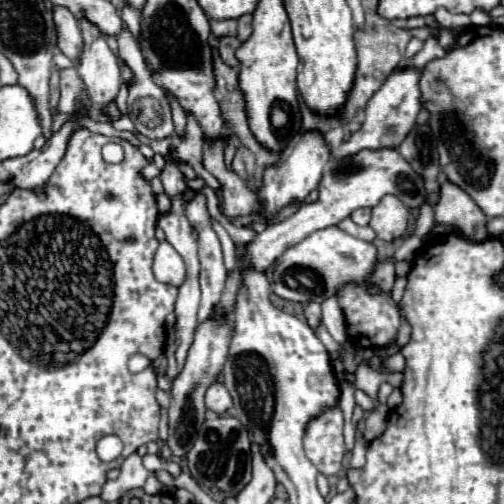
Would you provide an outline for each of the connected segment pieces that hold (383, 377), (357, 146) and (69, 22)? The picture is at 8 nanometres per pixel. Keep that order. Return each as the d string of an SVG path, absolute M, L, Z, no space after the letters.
M360 363L356 369L356 387L368 393L372 399L376 399L380 383L388 382L392 386L399 388L402 385L403 373L382 373L378 369L372 369L366 363Z
M406 69L406 71L394 71L386 83L372 95L372 99L366 105L366 121L362 127L340 147L330 147L330 155L336 161L342 161L344 157L356 155L362 149L396 149L404 137L412 131L412 125L416 125L416 117L422 109L420 105L420 69Z
M54 5L52 17L54 17L54 25L56 25L58 49L66 57L76 61L76 57L80 55L80 49L82 49L82 35L78 29L78 19L72 17L72 13L68 9L64 9L62 5Z

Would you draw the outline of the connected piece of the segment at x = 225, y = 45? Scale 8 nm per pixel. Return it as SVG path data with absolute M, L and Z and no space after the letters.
M222 37L220 39L220 55L222 55L224 63L230 65L230 67L234 67L234 69L240 67L240 61L234 55L238 47L240 47L240 41L236 37Z

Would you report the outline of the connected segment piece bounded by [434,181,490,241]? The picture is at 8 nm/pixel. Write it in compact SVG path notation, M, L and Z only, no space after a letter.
M442 183L440 201L434 207L434 217L440 225L454 227L460 235L470 241L488 239L488 217L480 207L454 183Z

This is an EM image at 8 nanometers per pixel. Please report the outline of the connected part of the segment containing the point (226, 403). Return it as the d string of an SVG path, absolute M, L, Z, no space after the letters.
M218 381L212 383L208 387L208 393L206 393L206 409L222 415L230 407L232 407L232 397L230 397L228 389L222 383L218 383Z

